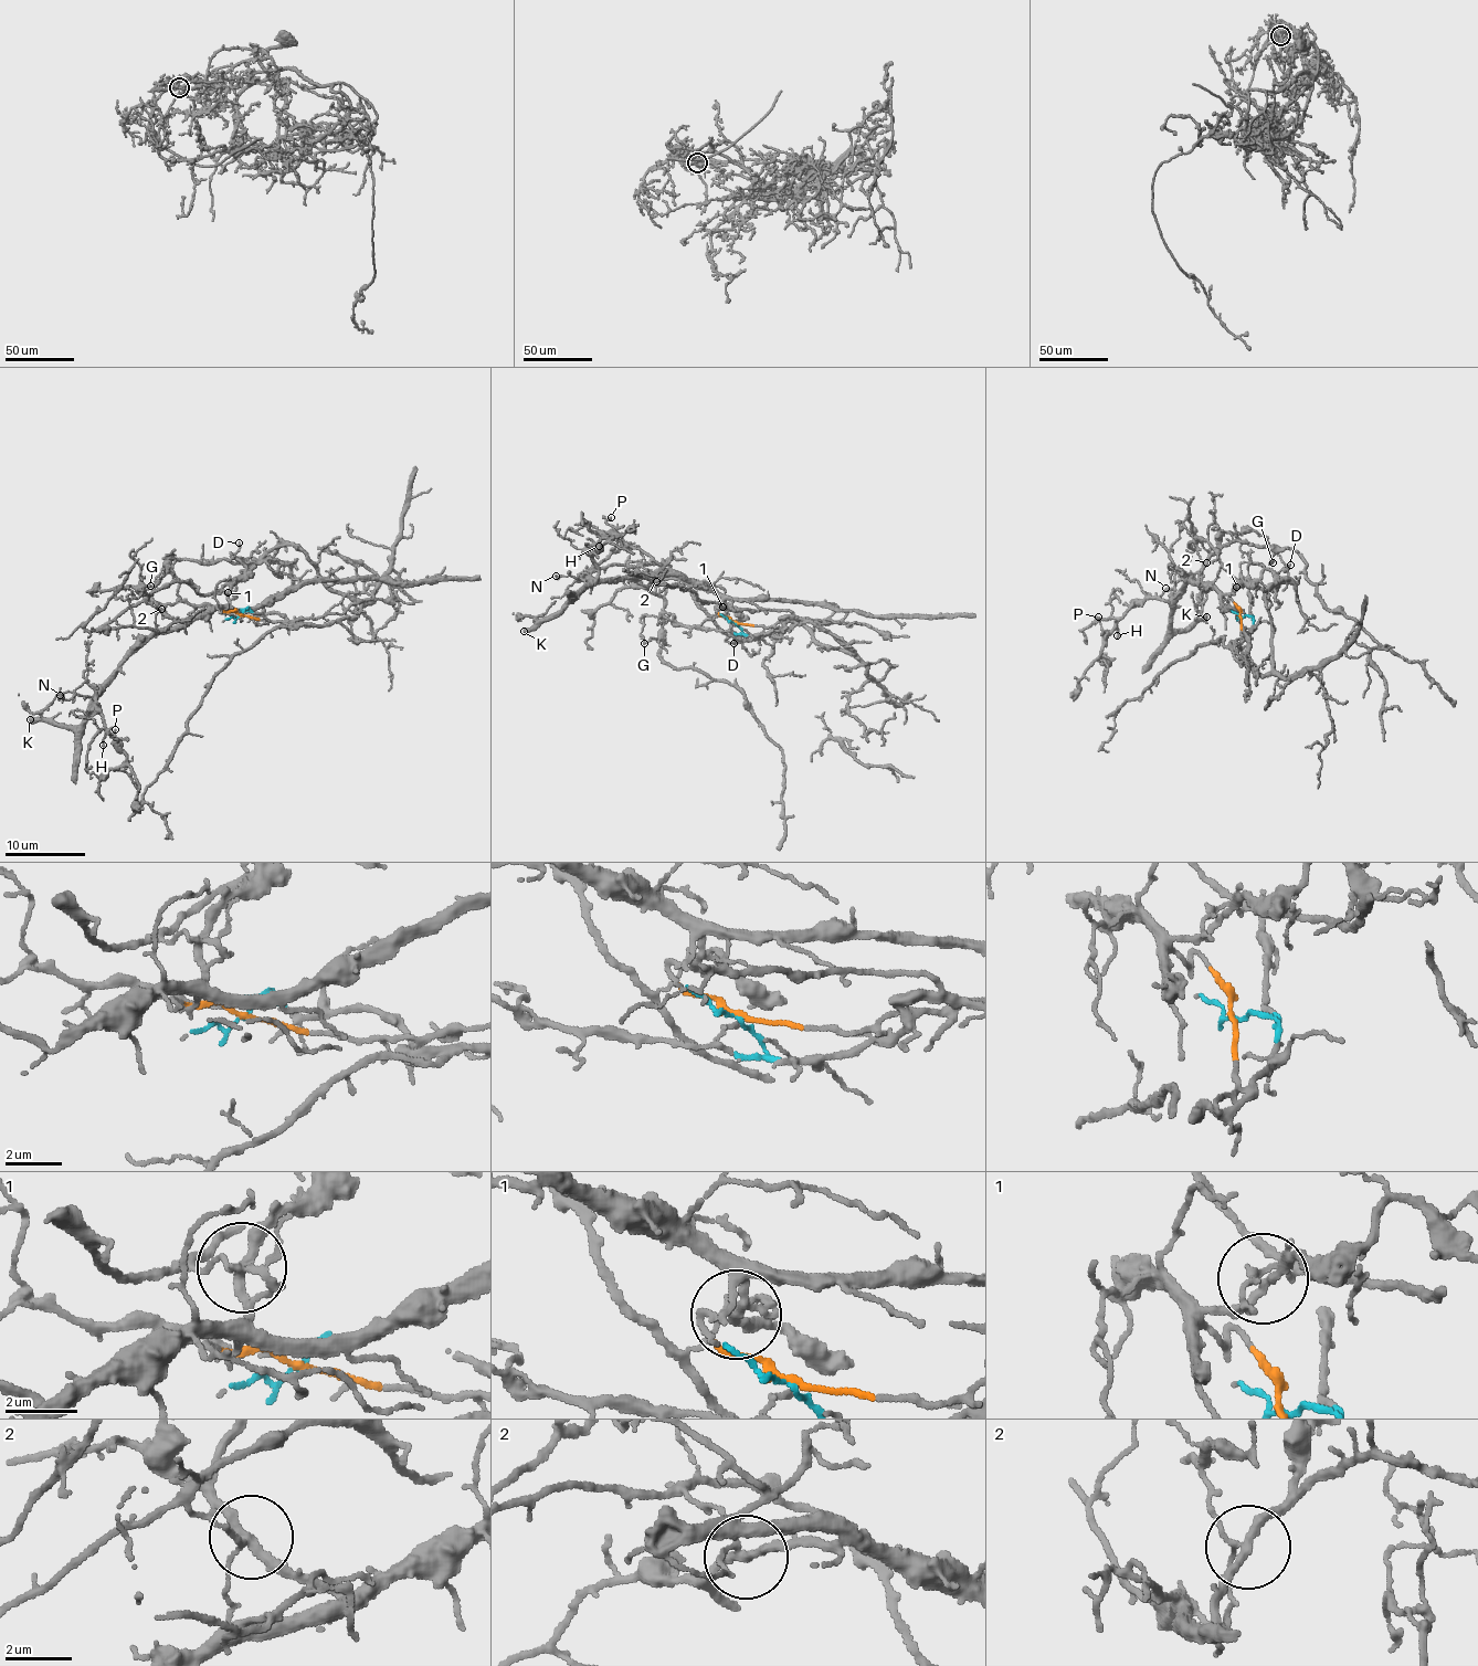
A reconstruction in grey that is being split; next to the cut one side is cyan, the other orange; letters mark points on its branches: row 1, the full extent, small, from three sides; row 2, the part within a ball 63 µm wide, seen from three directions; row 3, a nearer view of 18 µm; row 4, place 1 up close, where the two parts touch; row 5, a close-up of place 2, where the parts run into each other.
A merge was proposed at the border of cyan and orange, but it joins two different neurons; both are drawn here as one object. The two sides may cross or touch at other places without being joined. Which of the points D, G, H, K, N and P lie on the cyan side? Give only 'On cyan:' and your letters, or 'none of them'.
On cyan: none of them

